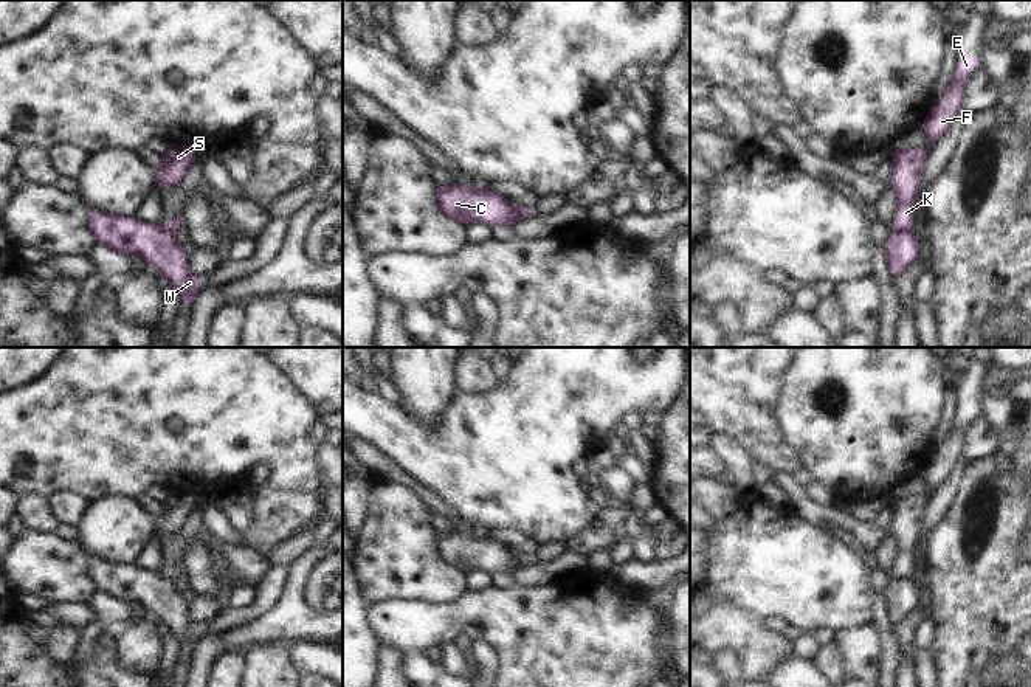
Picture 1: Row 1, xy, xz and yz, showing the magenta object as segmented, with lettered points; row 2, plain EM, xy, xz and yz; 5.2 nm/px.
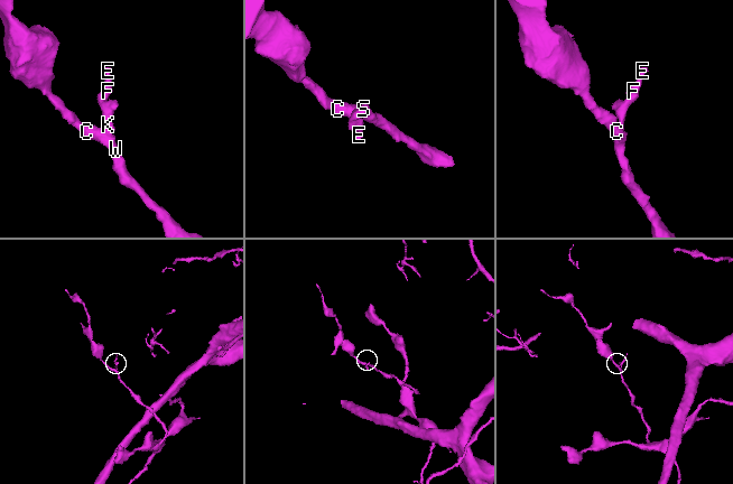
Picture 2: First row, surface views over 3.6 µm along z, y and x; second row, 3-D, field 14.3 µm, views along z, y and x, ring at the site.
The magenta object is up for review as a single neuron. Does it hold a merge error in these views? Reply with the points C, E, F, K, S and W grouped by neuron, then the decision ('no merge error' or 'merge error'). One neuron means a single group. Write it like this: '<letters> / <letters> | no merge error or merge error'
C W / E F K S | merge error

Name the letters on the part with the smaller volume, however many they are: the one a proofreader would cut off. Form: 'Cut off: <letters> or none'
Cut off: E, F, K, S.

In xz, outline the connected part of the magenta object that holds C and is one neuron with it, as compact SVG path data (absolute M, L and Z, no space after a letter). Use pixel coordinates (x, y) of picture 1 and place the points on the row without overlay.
M456 530L445 535L437 533L436 541L440 557L454 569L464 572L481 569L491 575L498 571L513 572L518 568L515 551L496 543L484 532L465 533Z

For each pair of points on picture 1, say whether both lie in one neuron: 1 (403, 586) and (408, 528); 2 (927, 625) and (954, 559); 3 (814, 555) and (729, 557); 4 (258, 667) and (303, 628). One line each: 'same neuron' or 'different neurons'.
1: same neuron
2: different neurons
3: same neuron
4: different neurons

